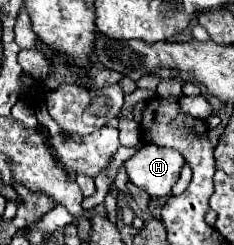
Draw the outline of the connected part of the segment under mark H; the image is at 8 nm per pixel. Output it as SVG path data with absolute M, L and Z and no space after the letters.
M147 143L131 159L125 161L129 181L151 197L169 197L171 187L177 183L183 155L171 147Z

